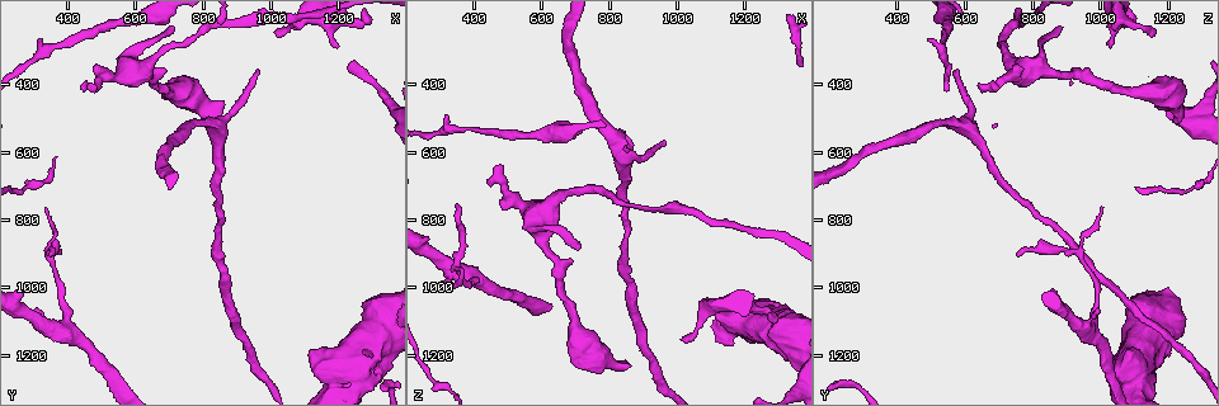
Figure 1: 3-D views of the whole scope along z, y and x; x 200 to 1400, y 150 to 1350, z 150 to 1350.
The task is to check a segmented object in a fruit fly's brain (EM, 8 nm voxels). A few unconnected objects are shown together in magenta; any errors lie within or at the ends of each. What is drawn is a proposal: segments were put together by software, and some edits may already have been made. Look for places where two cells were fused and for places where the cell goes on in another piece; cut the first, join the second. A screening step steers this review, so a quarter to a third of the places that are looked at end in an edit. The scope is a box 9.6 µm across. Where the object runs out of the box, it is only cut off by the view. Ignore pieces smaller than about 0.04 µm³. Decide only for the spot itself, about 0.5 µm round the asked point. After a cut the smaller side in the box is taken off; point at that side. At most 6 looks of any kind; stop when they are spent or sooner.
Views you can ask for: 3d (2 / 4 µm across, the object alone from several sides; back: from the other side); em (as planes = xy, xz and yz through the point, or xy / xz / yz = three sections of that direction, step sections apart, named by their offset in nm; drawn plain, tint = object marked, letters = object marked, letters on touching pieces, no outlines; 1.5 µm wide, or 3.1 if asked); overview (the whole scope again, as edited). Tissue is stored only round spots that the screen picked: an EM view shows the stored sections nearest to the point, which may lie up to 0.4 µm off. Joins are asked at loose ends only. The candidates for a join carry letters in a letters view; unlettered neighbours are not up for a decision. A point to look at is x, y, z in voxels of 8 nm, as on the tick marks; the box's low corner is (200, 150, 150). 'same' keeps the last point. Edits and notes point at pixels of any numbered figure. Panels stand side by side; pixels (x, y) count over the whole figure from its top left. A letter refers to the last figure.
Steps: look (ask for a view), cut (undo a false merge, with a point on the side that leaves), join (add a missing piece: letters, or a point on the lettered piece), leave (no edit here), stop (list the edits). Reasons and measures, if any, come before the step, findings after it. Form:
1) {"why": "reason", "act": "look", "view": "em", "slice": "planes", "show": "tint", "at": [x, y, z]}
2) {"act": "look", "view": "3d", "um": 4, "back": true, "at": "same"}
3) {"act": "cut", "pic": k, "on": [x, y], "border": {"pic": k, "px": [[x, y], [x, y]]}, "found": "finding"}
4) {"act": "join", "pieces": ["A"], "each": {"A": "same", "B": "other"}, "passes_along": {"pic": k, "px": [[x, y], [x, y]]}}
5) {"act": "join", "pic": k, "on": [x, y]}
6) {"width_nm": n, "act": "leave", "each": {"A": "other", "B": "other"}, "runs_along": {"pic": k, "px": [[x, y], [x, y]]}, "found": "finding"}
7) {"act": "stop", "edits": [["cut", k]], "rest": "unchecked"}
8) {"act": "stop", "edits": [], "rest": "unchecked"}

{"why": "an open end", "act": "look", "view": "3d", "um": 4, "at": [470, 400, 650]}

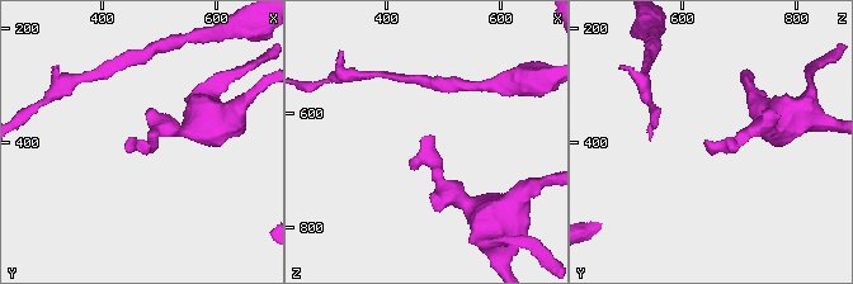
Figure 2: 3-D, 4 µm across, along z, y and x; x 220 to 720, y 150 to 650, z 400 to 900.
{"act": "look", "view": "em", "slice": "xy", "step": 8, "show": "letters", "at": [470, 395, 635]}

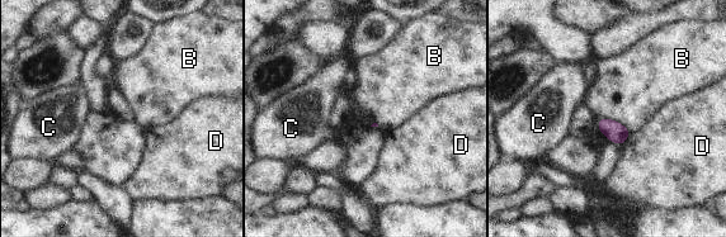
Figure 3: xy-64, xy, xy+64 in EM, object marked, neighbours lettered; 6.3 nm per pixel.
{"why": "another direction", "act": "look", "view": "em", "slice": "planes", "show": "letters", "at": "same"}

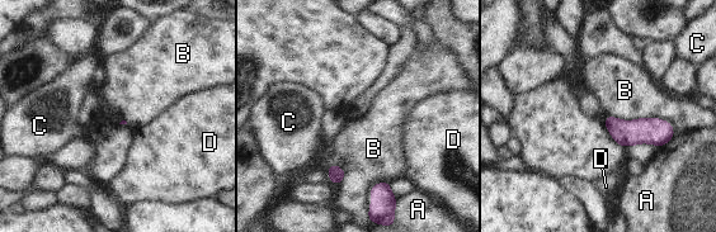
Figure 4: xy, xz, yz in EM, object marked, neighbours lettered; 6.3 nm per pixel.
{"act": "leave", "each": {"A": "other", "B": "other", "C": "other", "D": "other"}, "border": {"pic": 4, "px": [[607, 114], [662, 118], [676, 135]]}, "found": "no lettered piece goes on from it"}

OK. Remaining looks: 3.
{"why": "branch stops here", "act": "look", "view": "em", "slice": "planes", "show": "letters", "at": [710, 230, 880]}

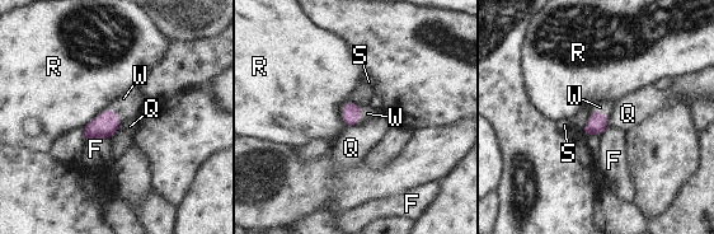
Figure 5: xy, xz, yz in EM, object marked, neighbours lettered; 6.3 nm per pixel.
{"longest_contact_nm": ["R", 170], "act": "join", "pieces": ["W"], "each": {"F": "other", "Q": "other", "R": "other", "S": "other", "W": "same"}, "passes_along": {"pic": 5, "px": [[107, 122], [117, 117], [128, 107]]}, "found": "the cell continues"}

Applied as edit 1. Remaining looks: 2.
{"act": "stop", "edits": [["join", 5]], "rest": "unchecked"}

